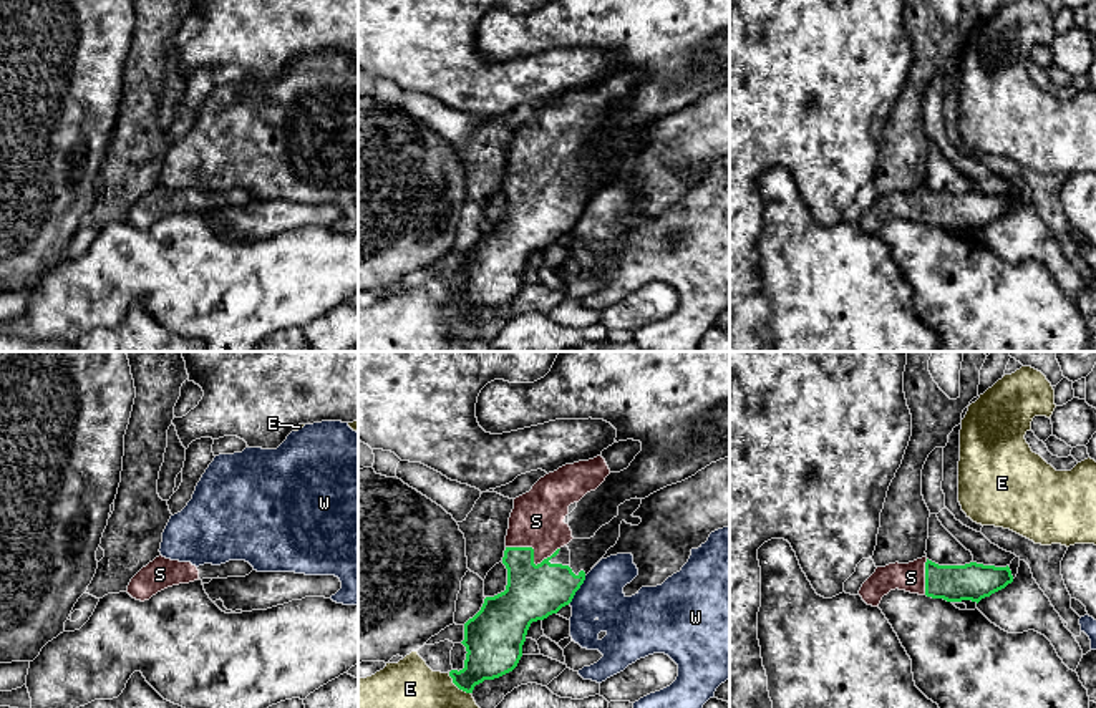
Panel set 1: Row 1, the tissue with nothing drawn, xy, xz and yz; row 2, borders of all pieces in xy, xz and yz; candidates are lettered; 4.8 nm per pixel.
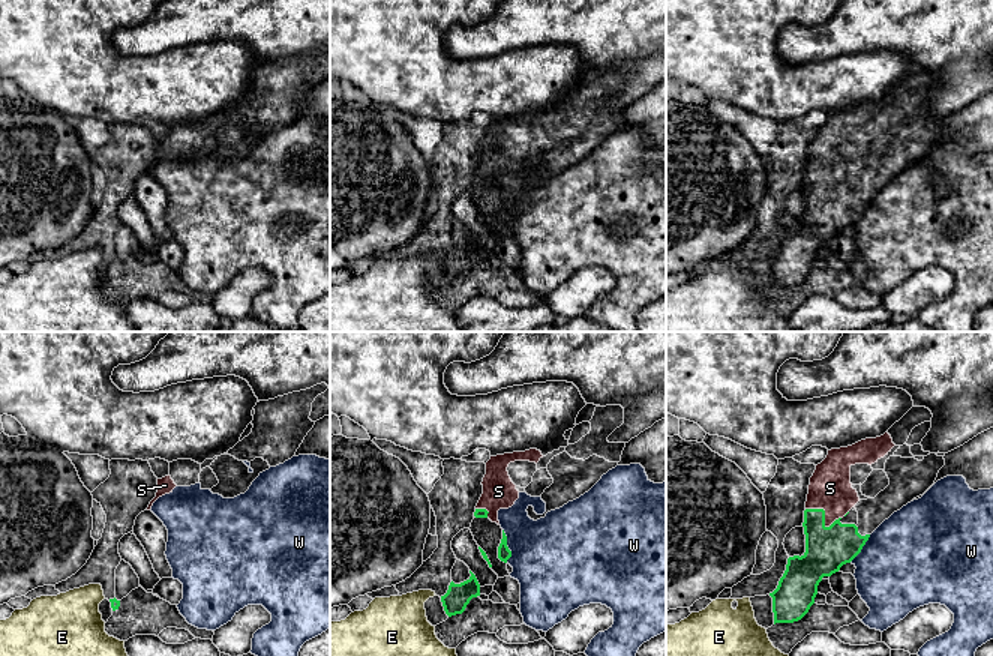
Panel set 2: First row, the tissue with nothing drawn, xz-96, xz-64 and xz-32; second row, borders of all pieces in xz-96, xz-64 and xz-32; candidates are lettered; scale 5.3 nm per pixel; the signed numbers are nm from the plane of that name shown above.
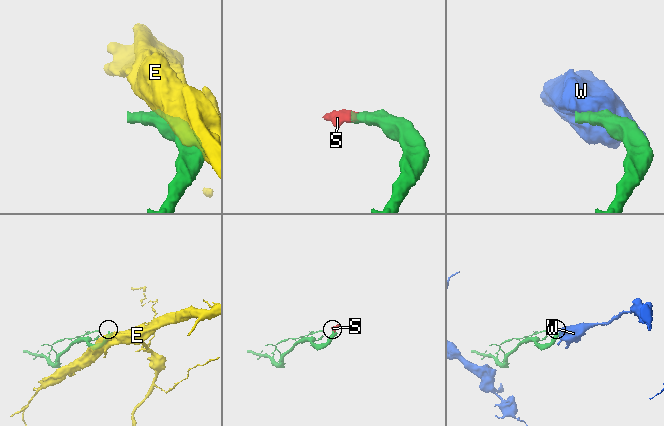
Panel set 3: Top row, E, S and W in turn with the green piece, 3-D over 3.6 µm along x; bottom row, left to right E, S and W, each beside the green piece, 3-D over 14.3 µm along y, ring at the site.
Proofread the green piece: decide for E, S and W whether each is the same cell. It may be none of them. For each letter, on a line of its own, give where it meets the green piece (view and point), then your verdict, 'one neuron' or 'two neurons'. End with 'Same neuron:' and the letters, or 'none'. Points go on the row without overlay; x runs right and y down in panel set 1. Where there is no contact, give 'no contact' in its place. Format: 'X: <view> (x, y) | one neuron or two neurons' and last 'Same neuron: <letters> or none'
E: xz (456, 314) | two neurons
S: xz (533, 184) | one neuron
W: xz (579, 216) | two neurons
Same neuron: S

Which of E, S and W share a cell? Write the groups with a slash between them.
E / S / W

